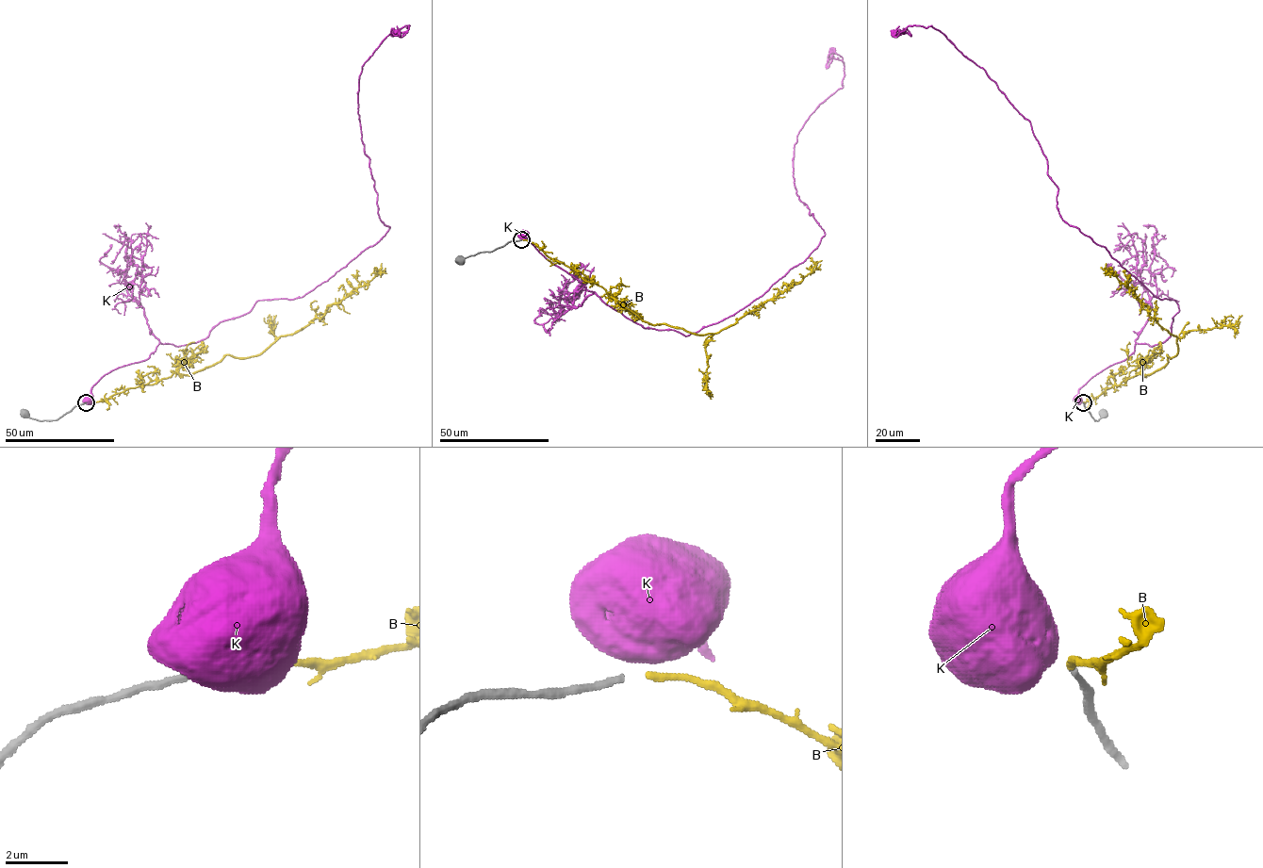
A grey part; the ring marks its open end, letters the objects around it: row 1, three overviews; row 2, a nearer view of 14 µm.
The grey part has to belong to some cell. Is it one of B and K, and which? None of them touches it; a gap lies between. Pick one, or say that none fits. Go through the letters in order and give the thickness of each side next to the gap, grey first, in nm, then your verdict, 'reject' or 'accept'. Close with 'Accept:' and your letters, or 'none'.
B: 200/240 nm | accept
K: 200/1000 nm | reject
Accept: B

